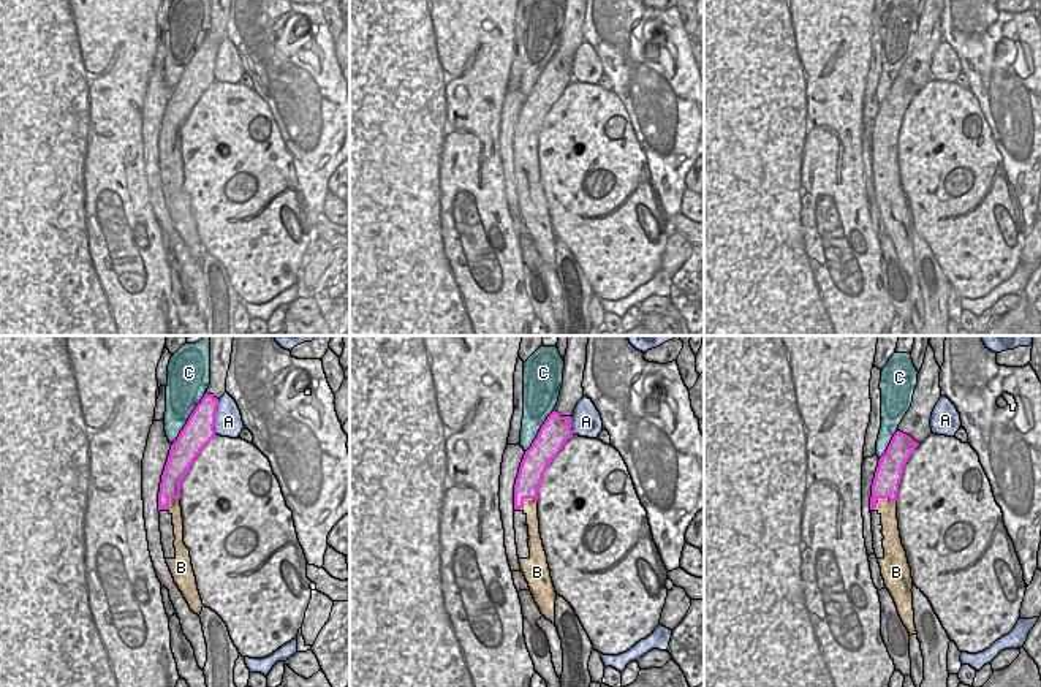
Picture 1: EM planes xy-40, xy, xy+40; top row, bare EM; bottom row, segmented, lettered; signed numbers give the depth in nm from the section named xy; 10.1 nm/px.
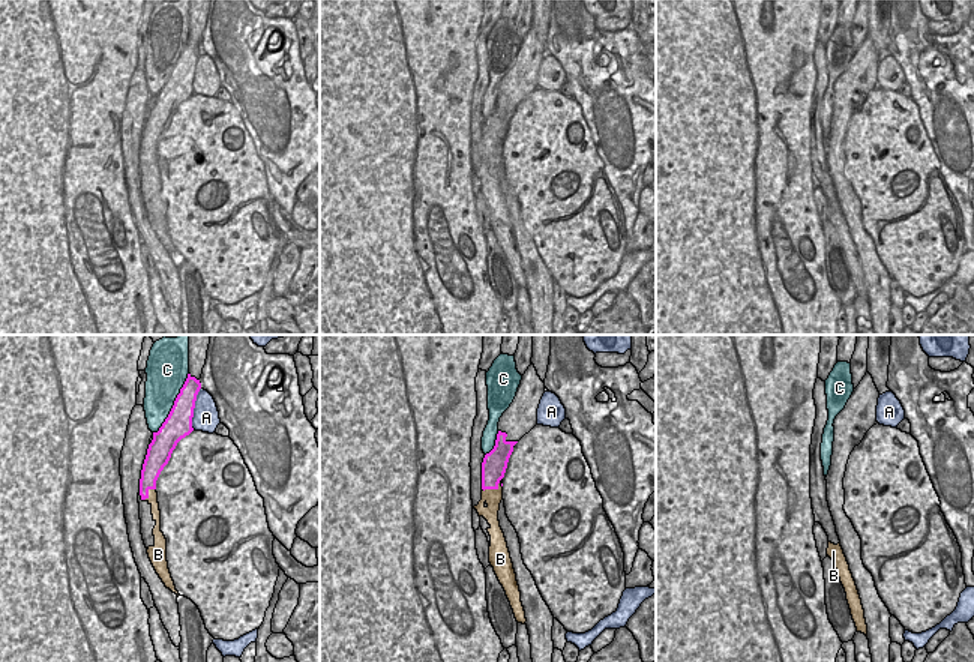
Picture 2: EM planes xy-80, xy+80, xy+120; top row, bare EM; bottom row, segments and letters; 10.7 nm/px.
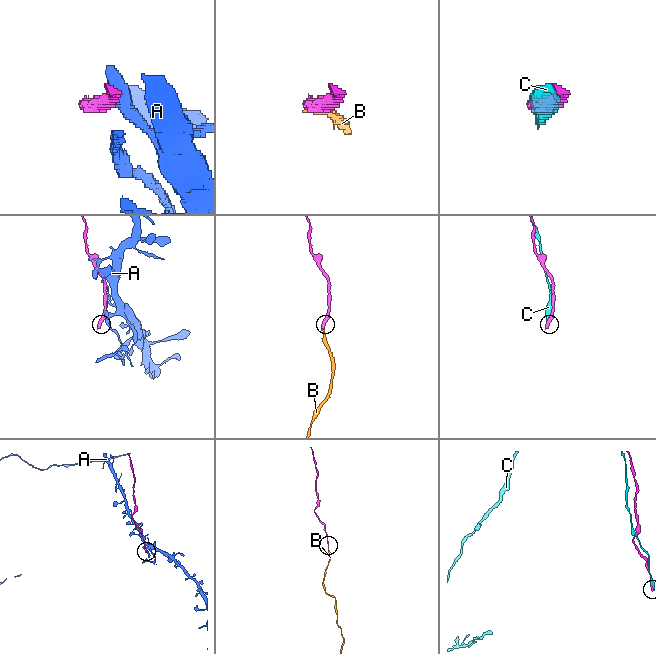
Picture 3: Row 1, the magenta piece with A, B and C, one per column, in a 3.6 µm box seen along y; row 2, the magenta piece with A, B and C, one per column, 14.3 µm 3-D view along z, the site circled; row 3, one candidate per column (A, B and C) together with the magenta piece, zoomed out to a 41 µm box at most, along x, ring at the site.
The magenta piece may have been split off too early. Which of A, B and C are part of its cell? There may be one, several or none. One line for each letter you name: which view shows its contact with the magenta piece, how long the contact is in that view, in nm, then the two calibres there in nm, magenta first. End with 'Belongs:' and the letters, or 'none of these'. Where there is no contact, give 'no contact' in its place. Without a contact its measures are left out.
B: xy+40 | 280 nm | 280/190 nm
Belongs: B

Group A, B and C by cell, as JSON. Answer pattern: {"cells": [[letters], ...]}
{"cells": [["A"], ["B"], ["C"]]}

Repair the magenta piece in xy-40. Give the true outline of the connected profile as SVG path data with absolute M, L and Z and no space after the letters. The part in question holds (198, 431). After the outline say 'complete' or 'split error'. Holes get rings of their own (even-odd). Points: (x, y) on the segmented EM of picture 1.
M206 393L177 440L171 445L158 492L158 511L168 511L172 516L176 537L176 557L166 559L166 564L190 609L198 616L204 605L198 590L190 549L184 543L180 483L201 450L215 437L217 407L218 399Z | split error

